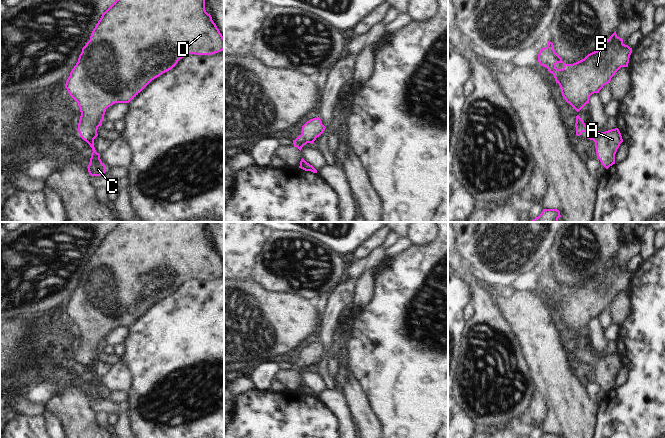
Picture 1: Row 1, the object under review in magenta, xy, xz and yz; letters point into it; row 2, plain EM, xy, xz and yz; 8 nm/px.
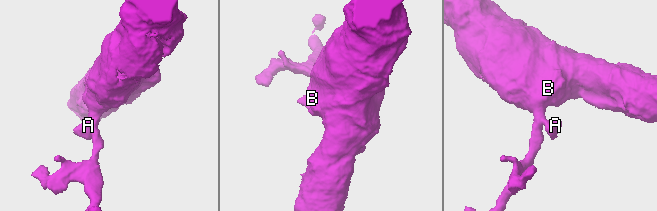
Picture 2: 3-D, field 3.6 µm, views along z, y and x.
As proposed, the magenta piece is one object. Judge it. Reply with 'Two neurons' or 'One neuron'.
One neuron.

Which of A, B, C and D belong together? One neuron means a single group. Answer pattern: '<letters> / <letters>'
A B C D

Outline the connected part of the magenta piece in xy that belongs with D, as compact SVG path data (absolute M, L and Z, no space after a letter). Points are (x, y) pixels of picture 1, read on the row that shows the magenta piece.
M116 0L101 16L90 40L82 48L78 62L70 72L65 88L78 103L81 116L77 131L92 148L88 172L91 176L105 173L106 166L94 147L97 130L106 109L115 103L129 103L152 80L171 70L188 54L212 55L224 50L224 37L205 10L205 0Z

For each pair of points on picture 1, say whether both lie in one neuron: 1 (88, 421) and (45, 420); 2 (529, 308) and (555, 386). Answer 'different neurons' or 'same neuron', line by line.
1: different neurons
2: same neuron

